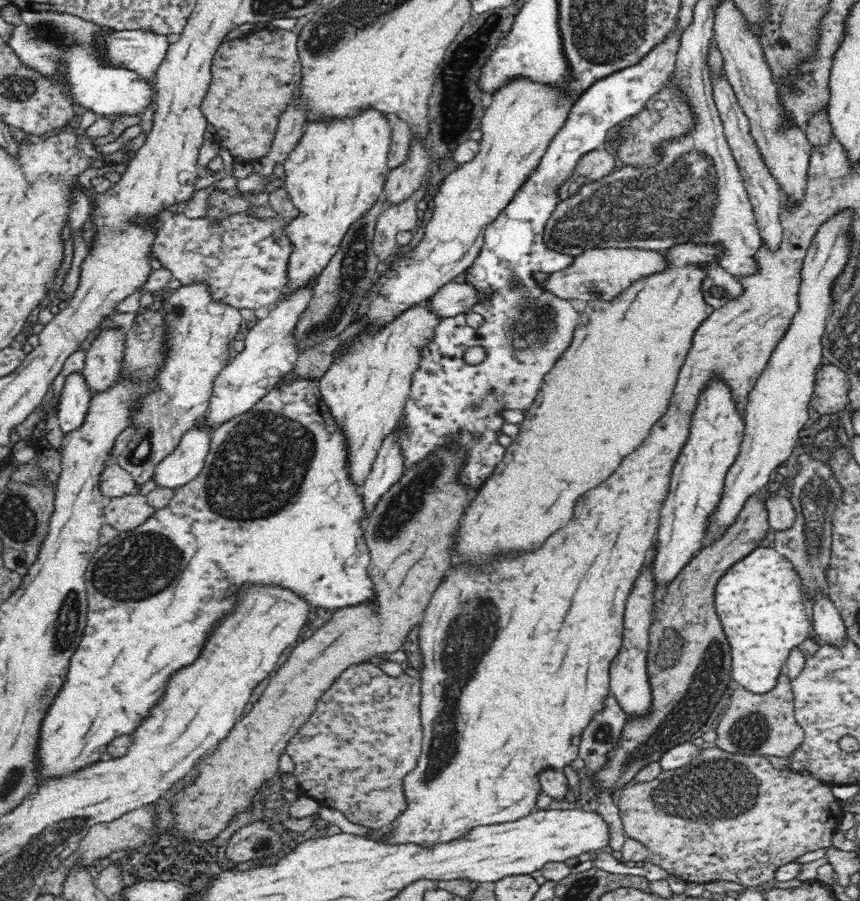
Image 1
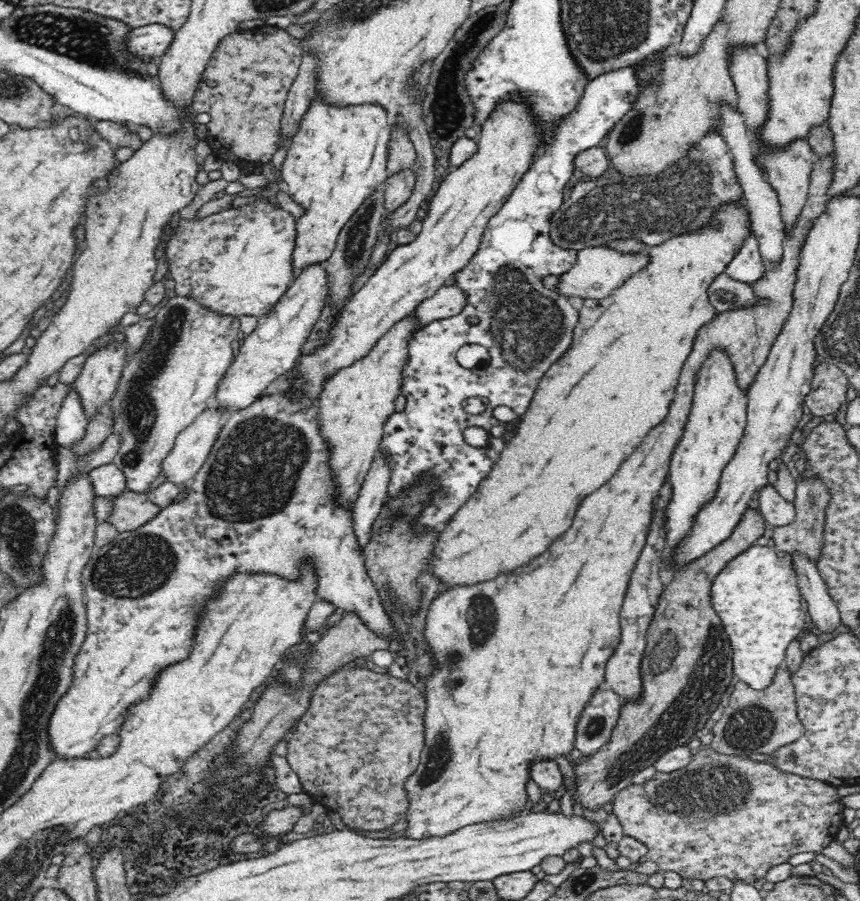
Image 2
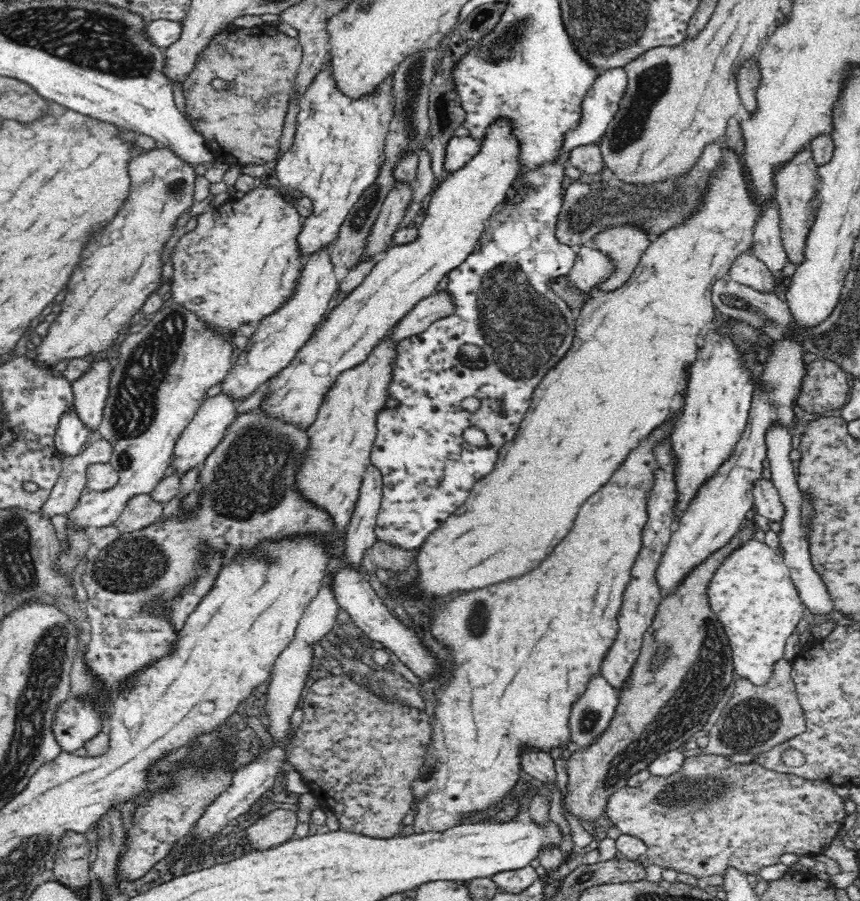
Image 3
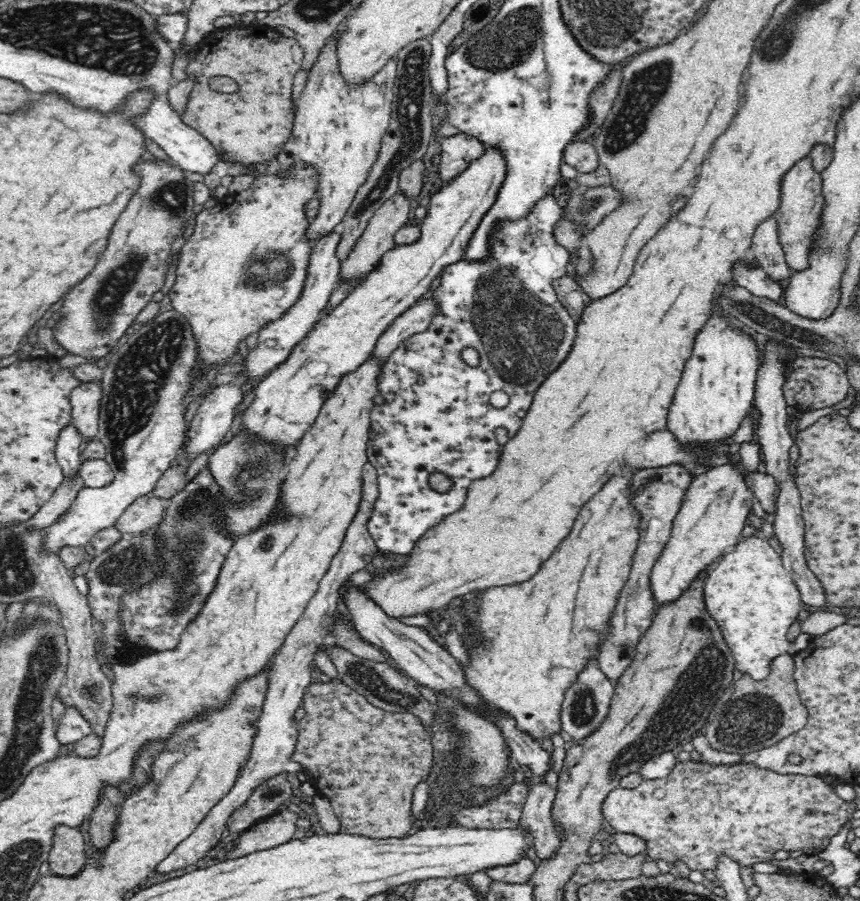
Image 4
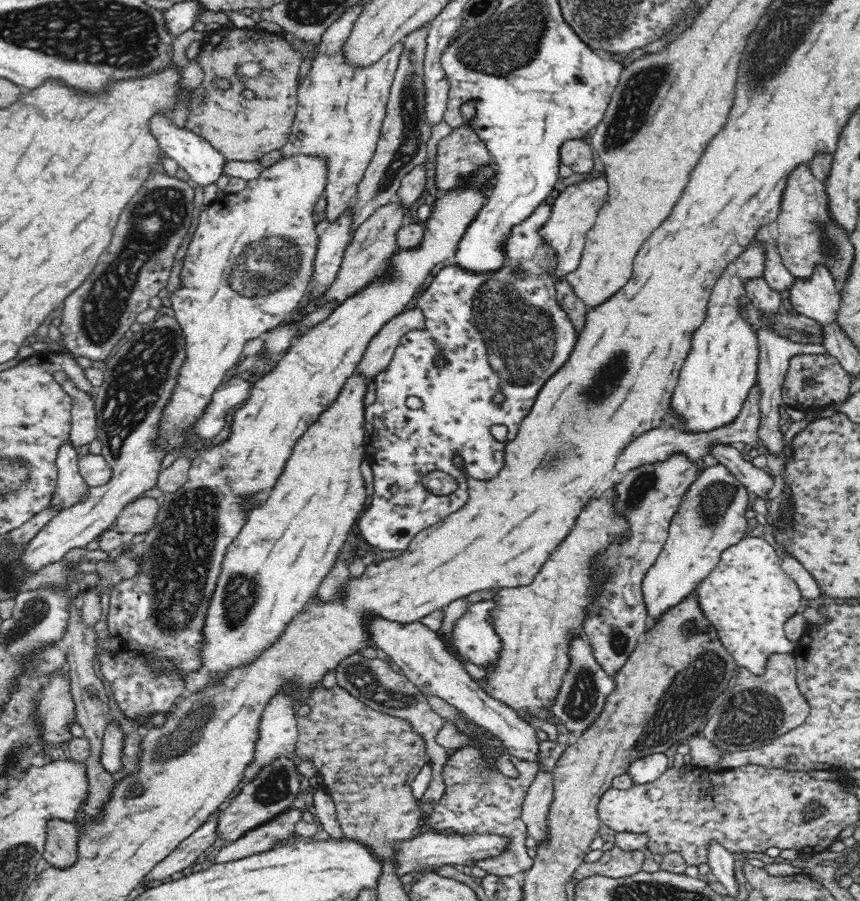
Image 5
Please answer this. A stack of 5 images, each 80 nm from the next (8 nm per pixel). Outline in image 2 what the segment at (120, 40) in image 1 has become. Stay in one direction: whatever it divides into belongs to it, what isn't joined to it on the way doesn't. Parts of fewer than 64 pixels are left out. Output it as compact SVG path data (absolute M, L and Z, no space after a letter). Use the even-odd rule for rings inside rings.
M146 24L130 31L127 36L127 48L135 56L140 56L140 59L160 60L174 40L175 32L176 30L165 24Z

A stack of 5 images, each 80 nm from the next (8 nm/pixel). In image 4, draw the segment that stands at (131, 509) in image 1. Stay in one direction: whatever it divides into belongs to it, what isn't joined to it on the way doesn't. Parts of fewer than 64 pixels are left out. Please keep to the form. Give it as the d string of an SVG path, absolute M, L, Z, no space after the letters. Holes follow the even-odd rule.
M153 494L142 495L137 498L117 520L115 527L121 532L132 534L144 533L155 524L159 524L164 514L163 499Z

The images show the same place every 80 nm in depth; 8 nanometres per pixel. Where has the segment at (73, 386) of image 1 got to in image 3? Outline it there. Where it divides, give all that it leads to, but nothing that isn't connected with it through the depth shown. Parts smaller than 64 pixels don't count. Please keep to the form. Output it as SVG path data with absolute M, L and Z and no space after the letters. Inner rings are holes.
M73 409L61 416L55 434L55 447L60 460L62 457L76 456L91 439L91 433L78 419L78 415L74 413Z

